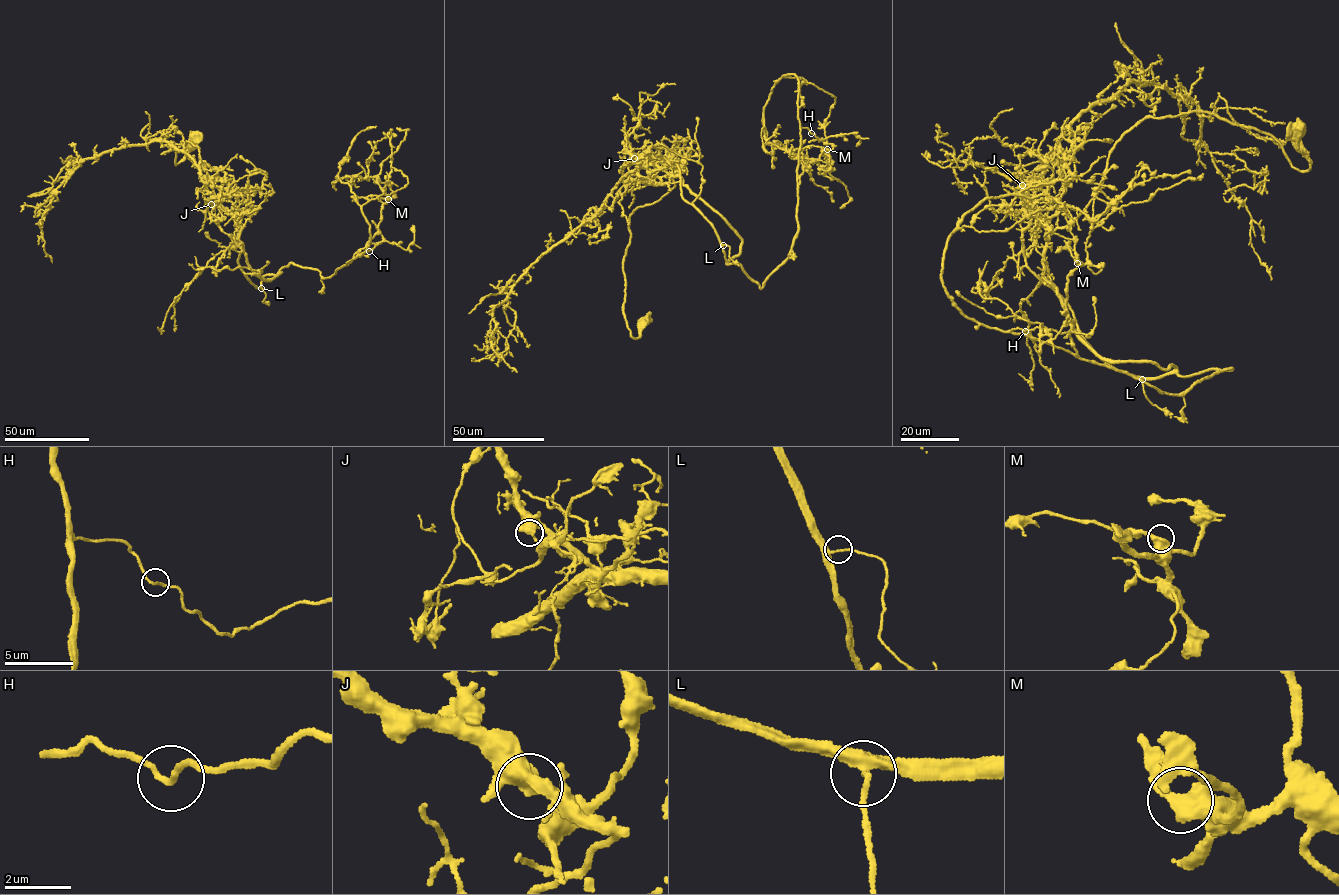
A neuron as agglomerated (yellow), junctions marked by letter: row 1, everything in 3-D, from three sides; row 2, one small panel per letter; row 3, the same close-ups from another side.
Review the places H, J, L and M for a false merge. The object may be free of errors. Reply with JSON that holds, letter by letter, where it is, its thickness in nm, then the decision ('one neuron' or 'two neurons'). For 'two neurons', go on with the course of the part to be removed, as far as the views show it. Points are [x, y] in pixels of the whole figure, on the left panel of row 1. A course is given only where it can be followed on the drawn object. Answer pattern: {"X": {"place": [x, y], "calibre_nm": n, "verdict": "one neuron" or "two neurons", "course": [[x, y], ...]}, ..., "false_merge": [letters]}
{"H": {"place": [369, 251], "calibre_nm": 170, "verdict": "one neuron"}, "J": {"place": [211, 204], "calibre_nm": 500, "verdict": "one neuron"}, "L": {"place": [261, 288], "calibre_nm": 170, "verdict": "one neuron"}, "M": {"place": [388, 199], "calibre_nm": 550, "verdict": "one neuron"}, "false_merge": []}

